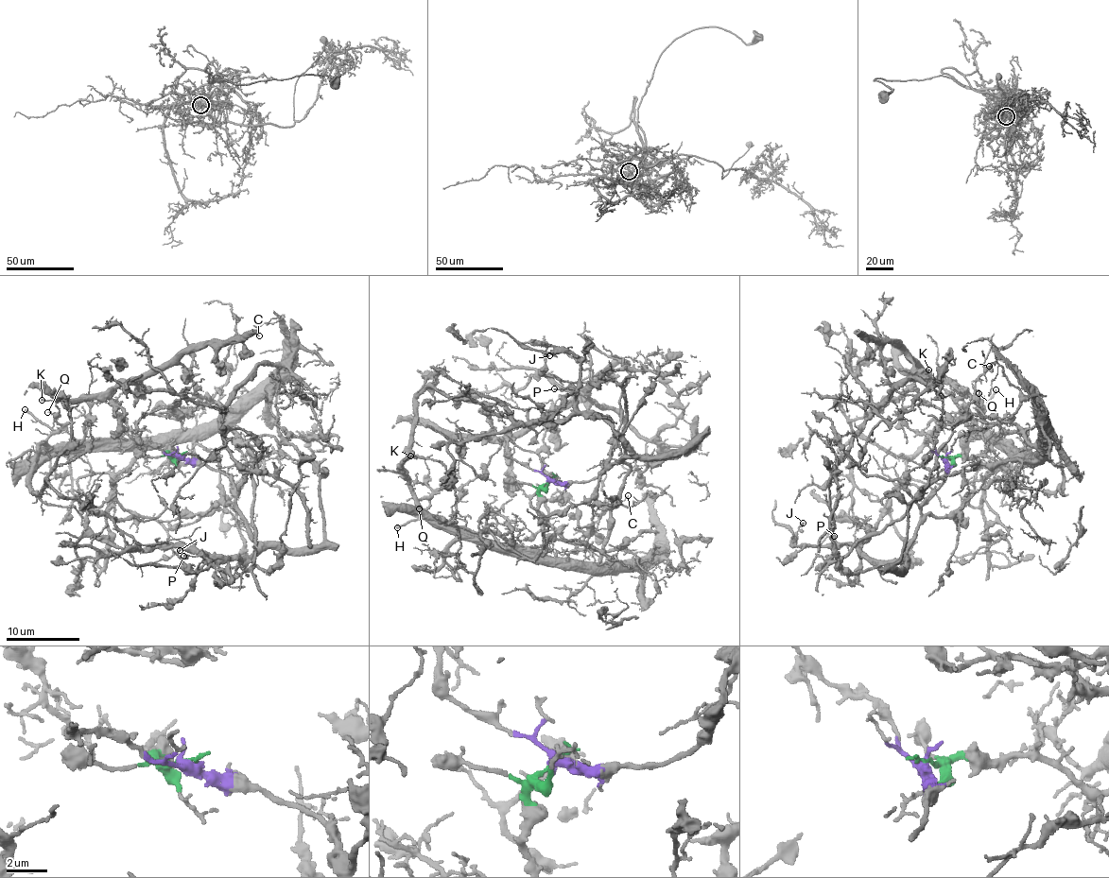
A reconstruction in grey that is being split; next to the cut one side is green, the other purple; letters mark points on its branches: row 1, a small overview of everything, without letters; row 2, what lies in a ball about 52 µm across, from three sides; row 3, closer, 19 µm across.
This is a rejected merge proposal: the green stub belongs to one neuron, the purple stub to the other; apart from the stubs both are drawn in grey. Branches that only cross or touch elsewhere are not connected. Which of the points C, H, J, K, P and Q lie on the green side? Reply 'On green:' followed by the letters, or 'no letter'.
On green: C, H, K, Q

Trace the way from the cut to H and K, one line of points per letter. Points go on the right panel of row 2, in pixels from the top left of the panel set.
H: (945, 457), (1017, 463), (964, 420), (996, 390)
K: (945, 457), (993, 456), (1008, 468), (1017, 463), (999, 442), (981, 438), (929, 369)

